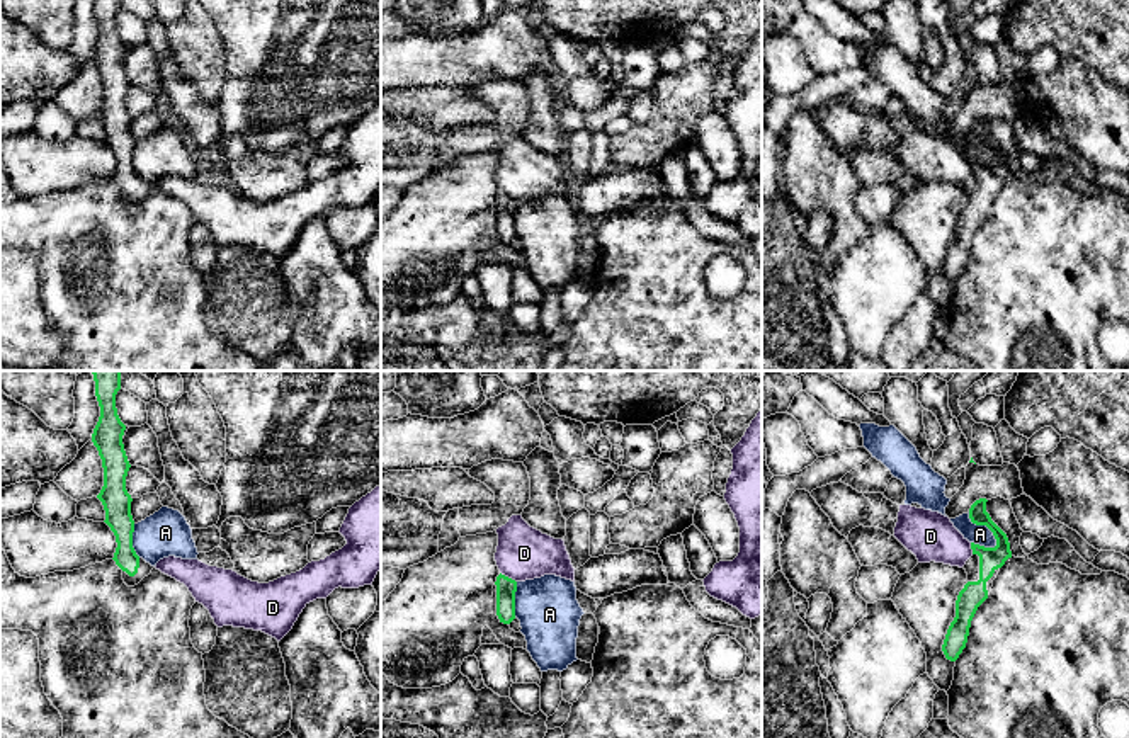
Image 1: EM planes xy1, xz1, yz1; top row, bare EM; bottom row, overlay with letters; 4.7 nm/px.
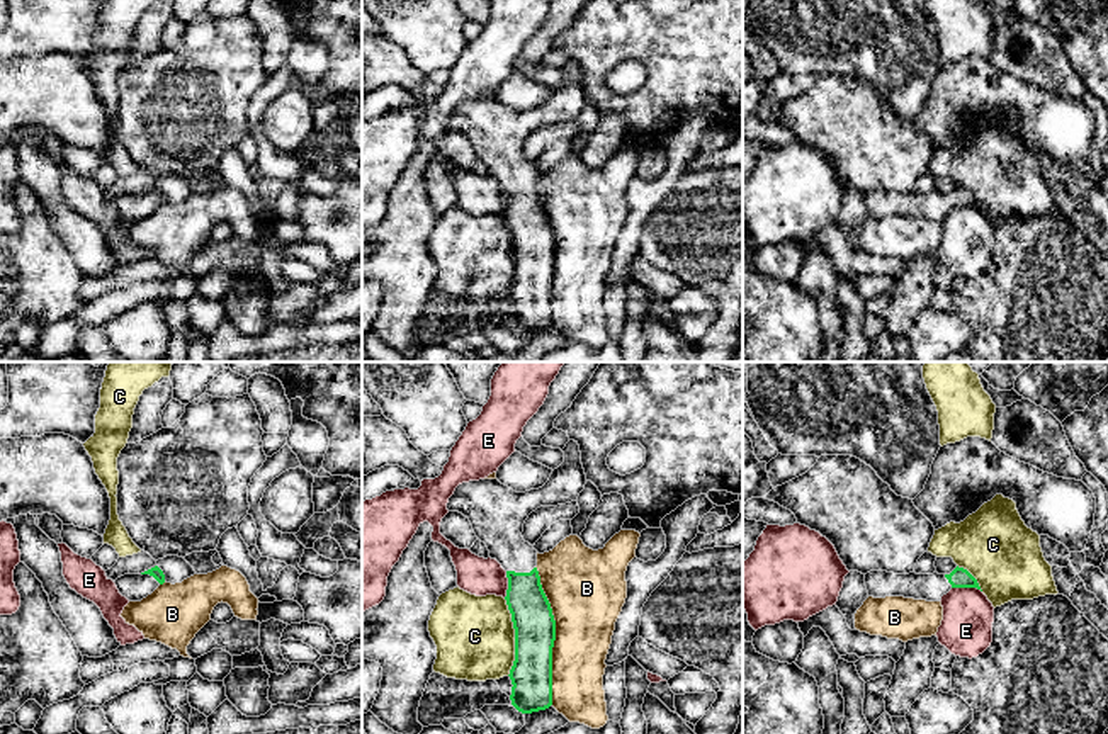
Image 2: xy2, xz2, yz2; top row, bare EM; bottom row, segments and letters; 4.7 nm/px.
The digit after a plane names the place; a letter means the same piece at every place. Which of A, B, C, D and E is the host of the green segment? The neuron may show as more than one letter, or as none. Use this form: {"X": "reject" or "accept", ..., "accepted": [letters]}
{"A": "reject", "B": "reject", "C": "reject", "D": "reject", "E": "reject", "accepted": []}

